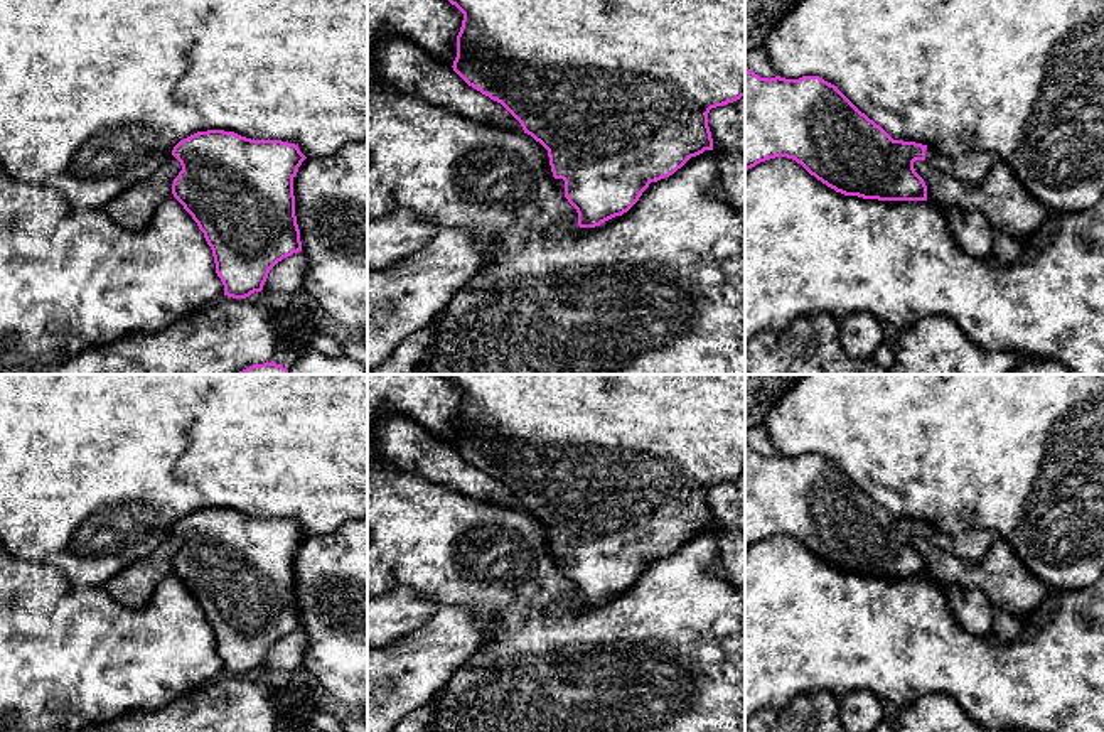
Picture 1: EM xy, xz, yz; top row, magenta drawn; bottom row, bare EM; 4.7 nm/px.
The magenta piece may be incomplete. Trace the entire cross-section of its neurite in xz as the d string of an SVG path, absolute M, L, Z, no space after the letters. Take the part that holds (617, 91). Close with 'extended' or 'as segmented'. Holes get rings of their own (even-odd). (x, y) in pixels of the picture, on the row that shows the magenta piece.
M448 0L462 13L453 71L474 89L501 103L539 142L549 157L553 180L578 213L580 228L595 228L627 213L649 187L673 175L691 157L713 150L711 108L745 96L745 0Z; extended

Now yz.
M745 66L745 170L775 157L796 160L836 192L878 201L927 201L927 186L914 169L915 160L934 164L944 175L973 186L983 184L999 162L991 152L973 150L952 160L930 145L893 140L823 78L769 79Z; extended

